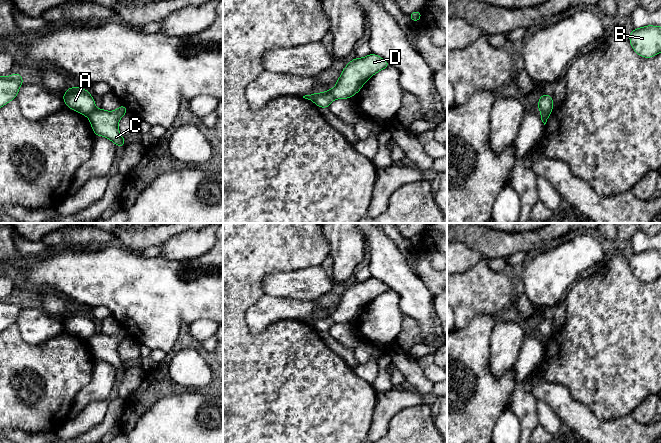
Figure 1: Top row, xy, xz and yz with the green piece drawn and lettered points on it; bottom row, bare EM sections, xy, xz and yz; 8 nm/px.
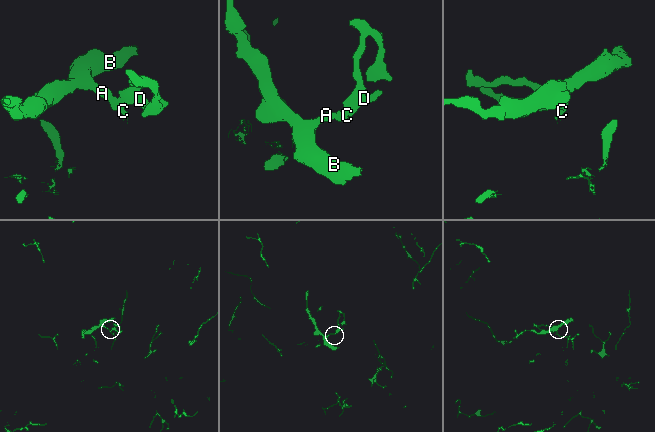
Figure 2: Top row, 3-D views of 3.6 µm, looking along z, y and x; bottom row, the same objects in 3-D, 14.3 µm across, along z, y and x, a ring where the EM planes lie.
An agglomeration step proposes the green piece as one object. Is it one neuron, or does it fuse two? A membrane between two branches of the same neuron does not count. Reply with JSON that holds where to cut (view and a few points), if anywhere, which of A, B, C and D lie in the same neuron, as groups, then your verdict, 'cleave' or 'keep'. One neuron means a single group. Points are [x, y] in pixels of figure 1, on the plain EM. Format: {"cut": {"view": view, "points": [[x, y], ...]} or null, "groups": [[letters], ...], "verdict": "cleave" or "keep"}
{"cut": {"view": "yz", "points": [[550, 335], [541, 337]]}, "groups": [["A", "B"], ["C", "D"]], "verdict": "cleave"}

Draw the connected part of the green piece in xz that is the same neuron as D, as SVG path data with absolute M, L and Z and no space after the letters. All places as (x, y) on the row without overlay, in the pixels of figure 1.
M373 277L364 282L355 281L342 294L332 314L314 317L314 327L318 332L329 332L333 324L350 323L351 320L360 315L364 307L374 298L390 290L389 286Z

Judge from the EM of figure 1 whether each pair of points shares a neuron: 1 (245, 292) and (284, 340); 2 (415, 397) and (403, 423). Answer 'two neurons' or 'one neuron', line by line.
1: one neuron
2: two neurons

